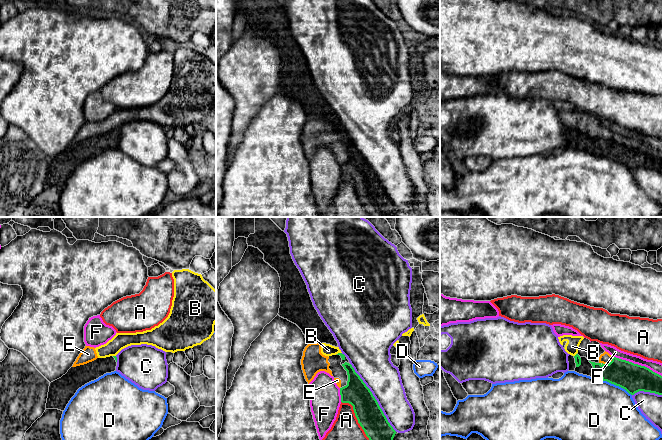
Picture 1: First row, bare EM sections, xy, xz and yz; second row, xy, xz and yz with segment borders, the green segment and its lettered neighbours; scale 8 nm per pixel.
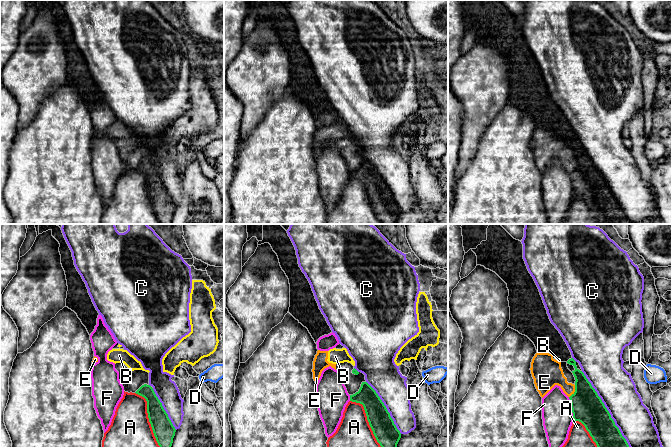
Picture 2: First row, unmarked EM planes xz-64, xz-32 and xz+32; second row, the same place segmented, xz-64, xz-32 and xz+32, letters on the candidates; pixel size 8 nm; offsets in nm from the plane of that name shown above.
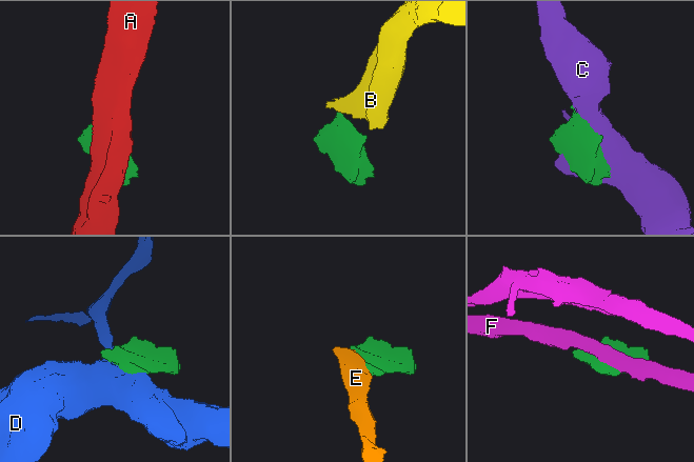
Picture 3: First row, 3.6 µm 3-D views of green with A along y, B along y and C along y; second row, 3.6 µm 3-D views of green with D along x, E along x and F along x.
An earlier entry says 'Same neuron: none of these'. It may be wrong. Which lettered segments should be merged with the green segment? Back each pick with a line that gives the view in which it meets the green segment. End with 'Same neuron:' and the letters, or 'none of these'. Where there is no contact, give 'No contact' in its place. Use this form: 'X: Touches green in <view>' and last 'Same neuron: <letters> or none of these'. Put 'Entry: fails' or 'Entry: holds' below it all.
Same neuron: none of these
Entry: holds

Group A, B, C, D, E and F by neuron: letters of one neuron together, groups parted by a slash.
A / B E / C / D / F

